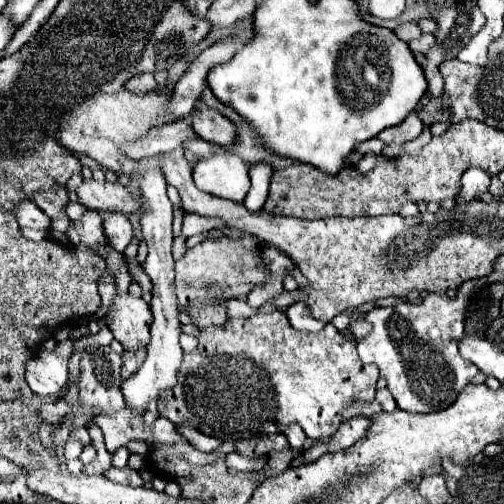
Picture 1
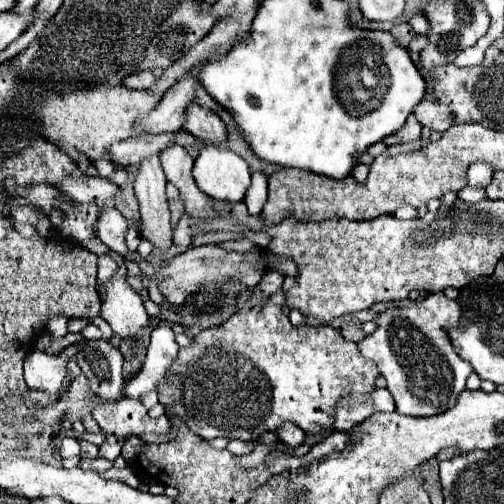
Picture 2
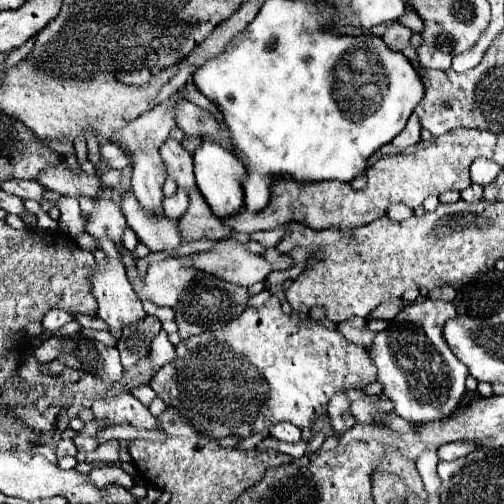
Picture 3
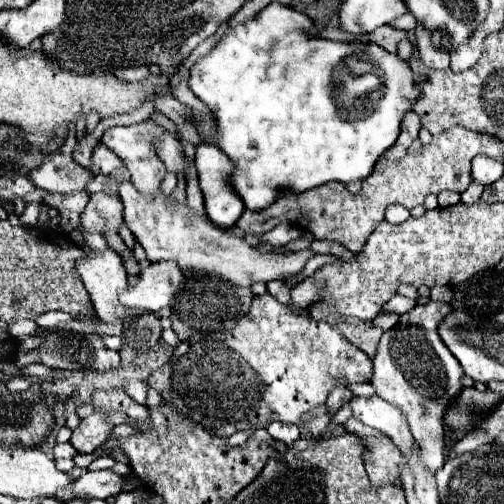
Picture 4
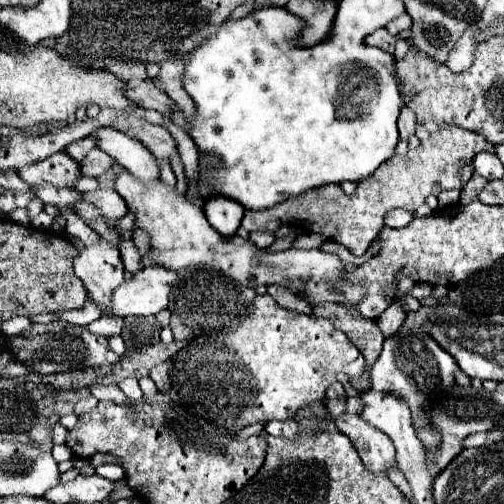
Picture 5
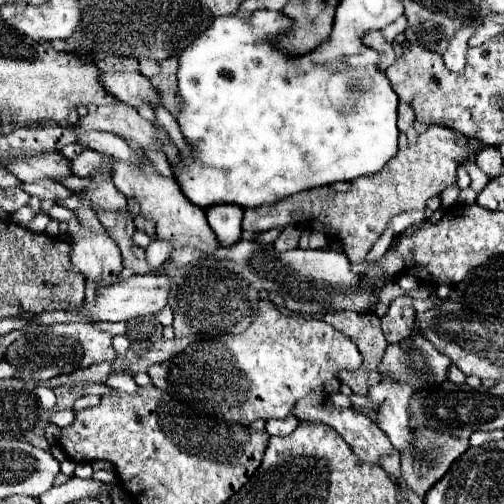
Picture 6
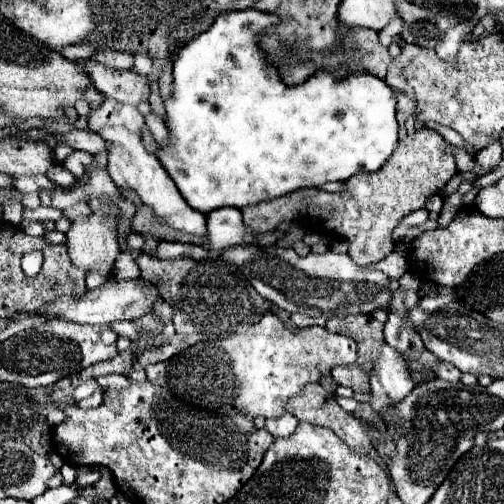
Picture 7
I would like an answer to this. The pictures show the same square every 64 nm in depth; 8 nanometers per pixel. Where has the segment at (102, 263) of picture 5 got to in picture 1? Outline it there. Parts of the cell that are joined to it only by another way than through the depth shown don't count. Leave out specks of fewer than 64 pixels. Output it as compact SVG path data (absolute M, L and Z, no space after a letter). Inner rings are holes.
M130 292L116 294L112 306L106 312L108 328L112 330L114 338L130 350L146 346L150 342L150 324L152 312L150 306Z

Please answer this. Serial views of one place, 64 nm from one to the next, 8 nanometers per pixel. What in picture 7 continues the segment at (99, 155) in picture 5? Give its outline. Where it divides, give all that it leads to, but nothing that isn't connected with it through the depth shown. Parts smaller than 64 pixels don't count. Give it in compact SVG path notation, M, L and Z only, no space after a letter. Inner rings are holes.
M72 152L64 162L62 162L62 166L64 168L68 168L76 178L80 178L88 168L90 168L90 164L94 162L94 156L92 154L88 154L88 152Z

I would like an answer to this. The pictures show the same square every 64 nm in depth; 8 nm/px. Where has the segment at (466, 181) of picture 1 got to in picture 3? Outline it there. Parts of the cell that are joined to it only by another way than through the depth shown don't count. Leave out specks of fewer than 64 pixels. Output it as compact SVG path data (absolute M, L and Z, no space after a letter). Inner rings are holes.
M476 158L470 166L470 176L472 176L472 182L474 184L480 184L480 186L488 186L490 182L496 180L496 176L500 174L500 166L492 160L484 160L484 158Z

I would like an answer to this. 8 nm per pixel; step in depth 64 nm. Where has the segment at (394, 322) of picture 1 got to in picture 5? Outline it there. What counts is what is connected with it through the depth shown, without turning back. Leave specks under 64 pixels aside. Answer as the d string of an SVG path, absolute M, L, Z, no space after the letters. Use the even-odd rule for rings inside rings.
M422 306L418 312L408 312L408 318L400 328L400 332L384 340L384 350L370 370L374 390L392 392L408 402L412 410L414 430L428 450L434 450L438 446L440 434L432 430L428 420L422 416L426 398L434 392L450 388L454 384L454 370L458 368L456 360L448 352L444 352L428 334L428 316L432 314L432 310L434 308Z

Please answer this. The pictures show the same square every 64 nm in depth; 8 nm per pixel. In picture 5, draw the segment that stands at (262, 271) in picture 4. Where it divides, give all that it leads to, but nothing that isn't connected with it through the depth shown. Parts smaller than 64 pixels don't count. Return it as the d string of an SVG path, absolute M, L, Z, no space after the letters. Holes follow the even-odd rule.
M122 170L114 180L114 188L120 196L124 196L128 208L136 212L134 228L144 230L150 236L150 248L156 250L154 260L164 268L182 270L186 266L212 266L214 262L214 268L222 270L248 288L278 284L282 288L288 288L298 298L304 298L310 308L316 308L324 302L354 306L364 298L364 288L346 280L344 262L336 254L300 248L268 252L256 248L250 240L244 240L240 236L222 238L208 224L202 208L192 204L184 194L178 194L174 186L168 186L162 180L156 180L156 184L140 184L136 176L132 176L128 170Z

